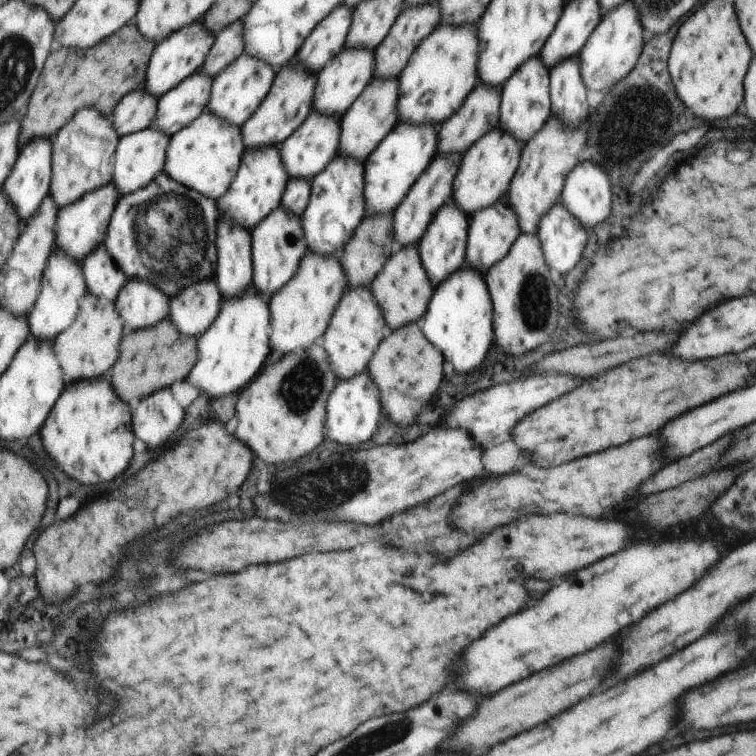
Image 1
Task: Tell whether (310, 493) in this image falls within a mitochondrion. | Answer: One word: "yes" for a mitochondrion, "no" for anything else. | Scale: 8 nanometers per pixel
yes

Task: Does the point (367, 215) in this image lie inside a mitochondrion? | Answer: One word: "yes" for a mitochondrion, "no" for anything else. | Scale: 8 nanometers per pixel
no

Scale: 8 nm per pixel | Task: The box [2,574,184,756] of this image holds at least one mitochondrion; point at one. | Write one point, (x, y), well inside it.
(35, 647)

